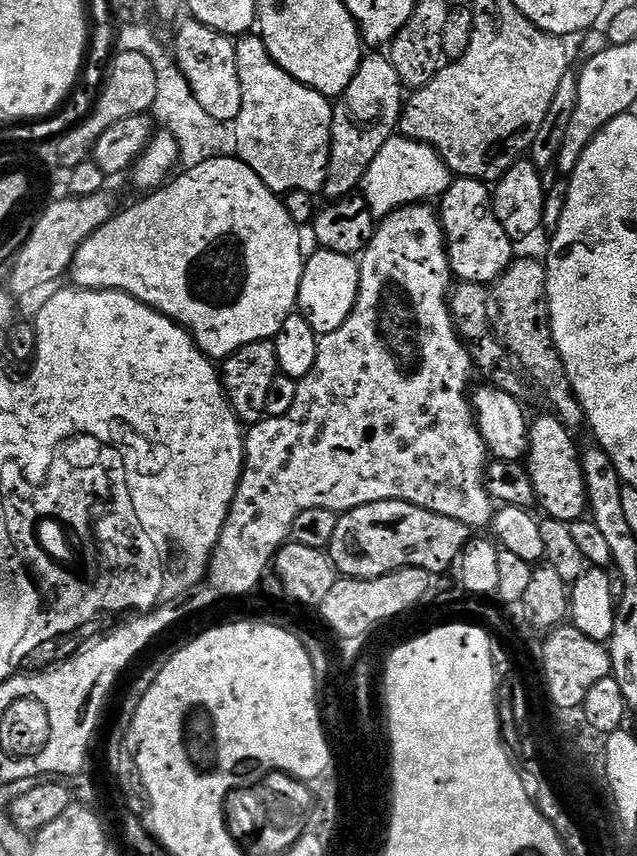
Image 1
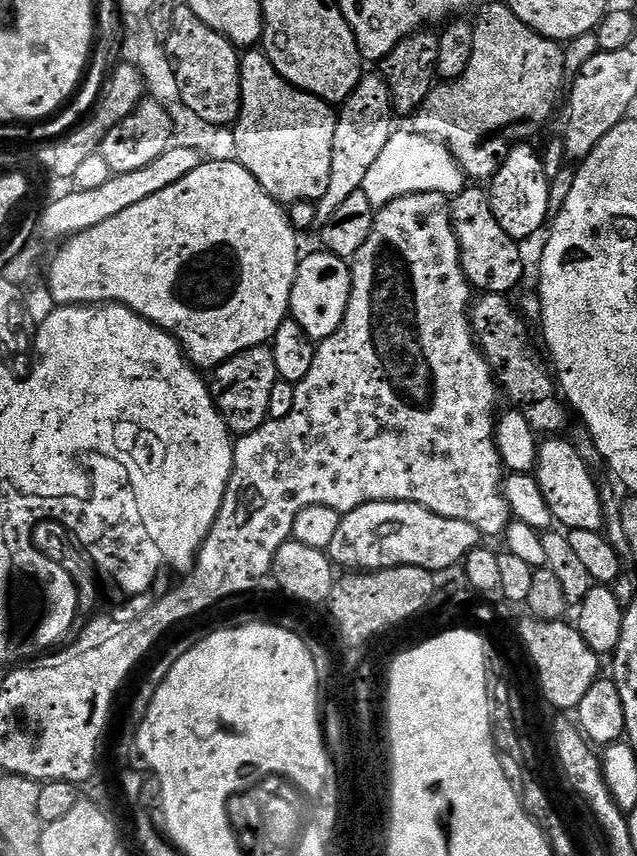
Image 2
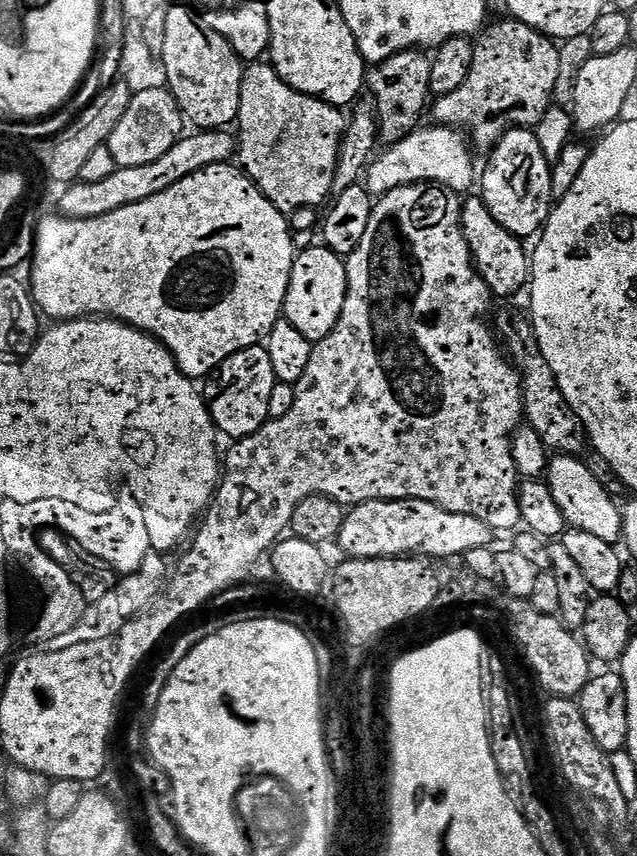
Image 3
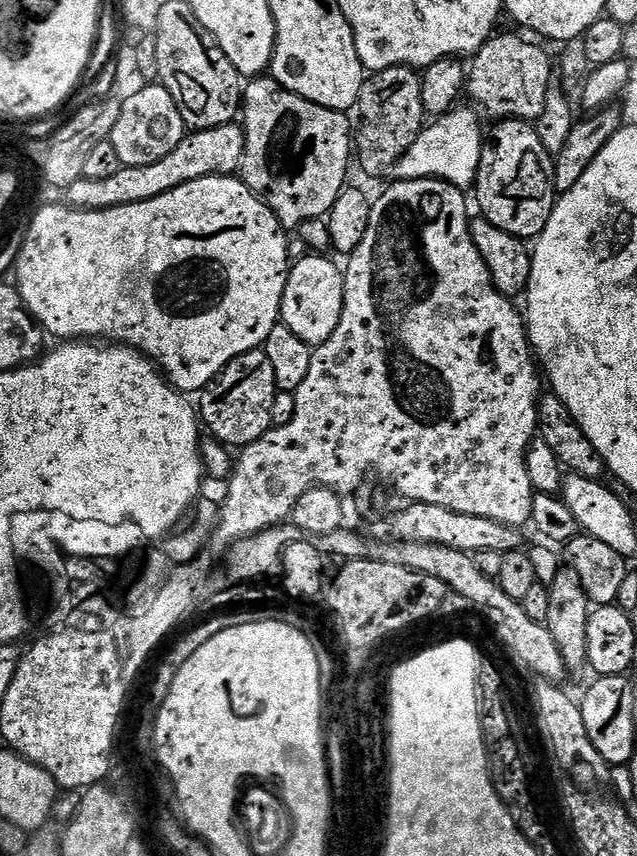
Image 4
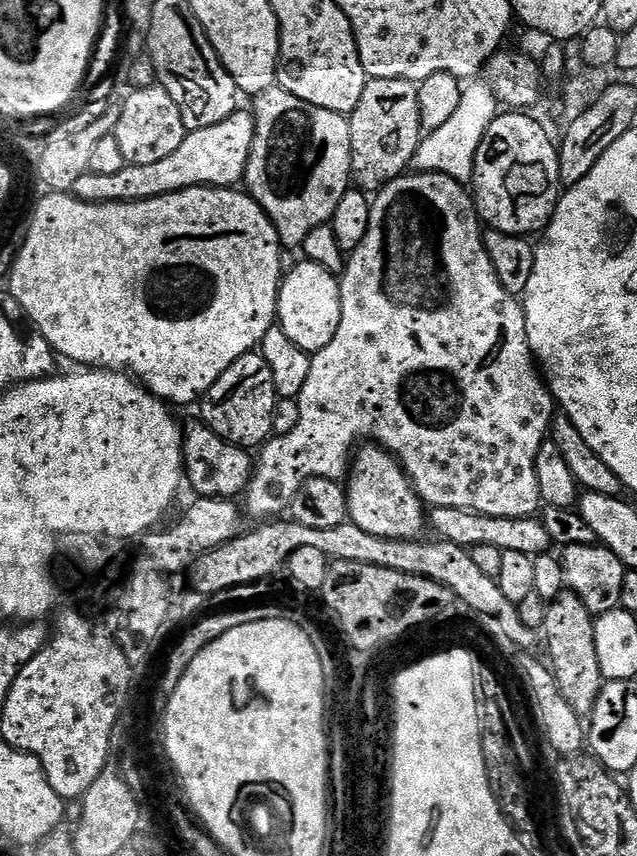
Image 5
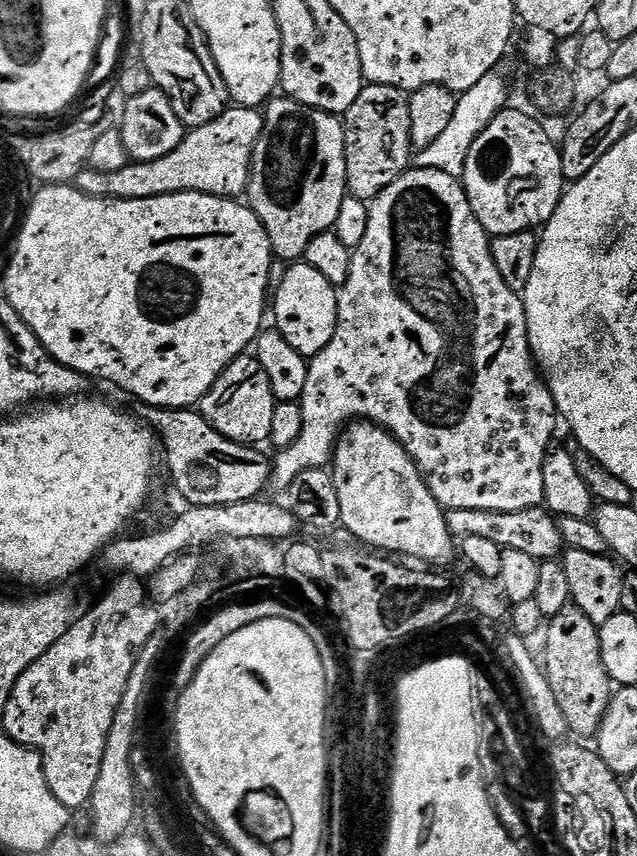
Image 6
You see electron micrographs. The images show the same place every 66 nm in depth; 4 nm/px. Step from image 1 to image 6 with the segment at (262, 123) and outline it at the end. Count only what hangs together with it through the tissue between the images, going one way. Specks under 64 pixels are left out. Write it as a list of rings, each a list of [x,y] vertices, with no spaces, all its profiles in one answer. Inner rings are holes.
[[[287,98],[269,100],[262,115],[264,129],[252,155],[252,173],[248,179],[246,203],[262,222],[270,238],[273,257],[277,260],[300,262],[314,238],[335,229],[338,210],[342,210],[342,202],[348,195],[344,125],[339,115]]]

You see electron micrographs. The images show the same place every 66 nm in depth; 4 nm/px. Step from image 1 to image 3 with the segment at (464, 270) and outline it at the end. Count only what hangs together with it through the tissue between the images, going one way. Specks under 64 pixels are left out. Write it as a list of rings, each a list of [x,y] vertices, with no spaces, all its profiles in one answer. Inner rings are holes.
[[[469,195],[463,201],[460,209],[462,230],[466,242],[470,246],[472,263],[476,265],[478,274],[486,282],[493,297],[516,296],[520,291],[527,289],[532,274],[532,262],[529,249],[524,249],[525,241],[519,236],[510,234],[494,214],[486,206],[486,202],[479,195]]]

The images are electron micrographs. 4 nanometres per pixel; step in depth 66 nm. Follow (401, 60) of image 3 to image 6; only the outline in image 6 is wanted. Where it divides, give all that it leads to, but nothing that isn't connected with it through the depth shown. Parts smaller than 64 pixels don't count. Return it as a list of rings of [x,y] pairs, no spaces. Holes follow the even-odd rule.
[[[365,83],[364,89],[354,98],[354,106],[343,113],[344,141],[346,142],[346,182],[348,195],[365,202],[376,199],[386,186],[395,182],[402,173],[407,172],[414,160],[414,149],[410,138],[409,93],[394,86]]]

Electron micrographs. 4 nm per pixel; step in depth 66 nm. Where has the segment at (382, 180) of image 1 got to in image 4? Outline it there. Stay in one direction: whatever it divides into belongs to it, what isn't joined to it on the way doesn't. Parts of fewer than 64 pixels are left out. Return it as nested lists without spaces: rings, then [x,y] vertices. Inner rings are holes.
[[[457,107],[455,110],[445,112],[443,116],[433,119],[418,134],[414,146],[406,150],[406,154],[393,166],[391,175],[396,180],[445,180],[448,184],[453,184],[455,188],[468,190],[476,183],[478,166],[480,165],[480,155],[484,153],[486,136],[480,133],[480,120],[476,117],[477,109]]]

